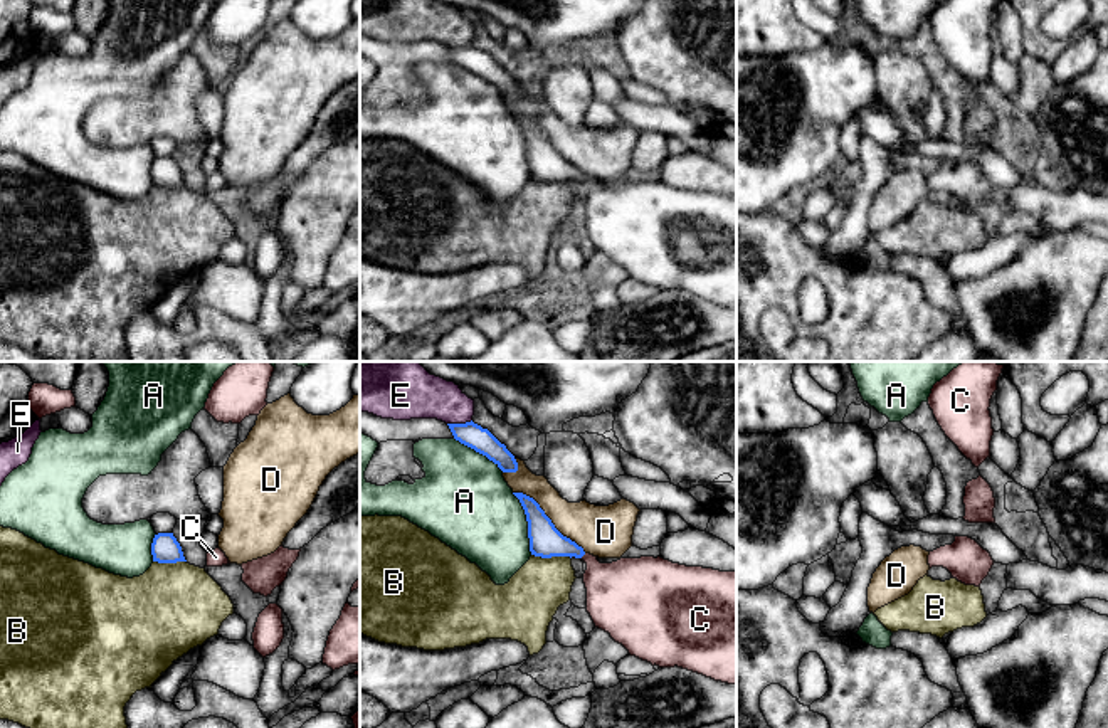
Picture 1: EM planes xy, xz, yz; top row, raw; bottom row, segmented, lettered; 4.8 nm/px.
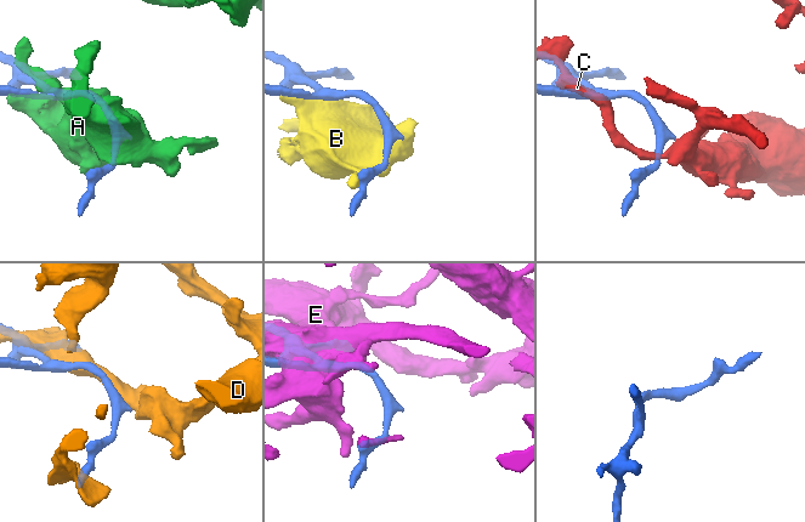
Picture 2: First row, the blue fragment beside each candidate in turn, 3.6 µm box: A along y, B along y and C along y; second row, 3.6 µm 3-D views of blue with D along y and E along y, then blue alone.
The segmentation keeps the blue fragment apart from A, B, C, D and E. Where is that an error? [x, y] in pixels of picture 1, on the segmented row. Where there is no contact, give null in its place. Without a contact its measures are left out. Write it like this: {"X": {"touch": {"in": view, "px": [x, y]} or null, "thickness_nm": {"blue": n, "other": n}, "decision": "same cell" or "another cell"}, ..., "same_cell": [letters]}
{"A": {"touch": {"in": "xz", "px": [528, 523]}, "thickness_nm": {"blue": 160, "other": 400}, "decision": "another cell"}, "B": {"touch": {"in": "xz", "px": [552, 555]}, "thickness_nm": {"blue": 160, "other": 280}, "decision": "another cell"}, "C": {"touch": {"in": "xz", "px": [582, 555]}, "thickness_nm": {"blue": 160, "other": 300}, "decision": "same cell"}, "D": {"touch": {"in": "xz", "px": [548, 518]}, "thickness_nm": {"blue": 160, "other": 240}, "decision": "another cell"}, "E": {"touch": {"in": "xz", "px": [459, 424]}, "thickness_nm": {"blue": 120, "other": 240}, "decision": "another cell"}, "same_cell": ["C"]}

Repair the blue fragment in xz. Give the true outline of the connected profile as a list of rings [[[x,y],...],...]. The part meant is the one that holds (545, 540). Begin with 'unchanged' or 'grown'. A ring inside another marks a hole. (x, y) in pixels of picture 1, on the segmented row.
grown; [[[513,493],[526,514],[530,551],[535,557],[575,557],[587,563],[587,612],[595,627],[610,634],[631,656],[659,667],[683,667],[715,681],[736,684],[736,572],[686,567],[661,557],[620,558],[600,563],[563,536],[540,504]]]

